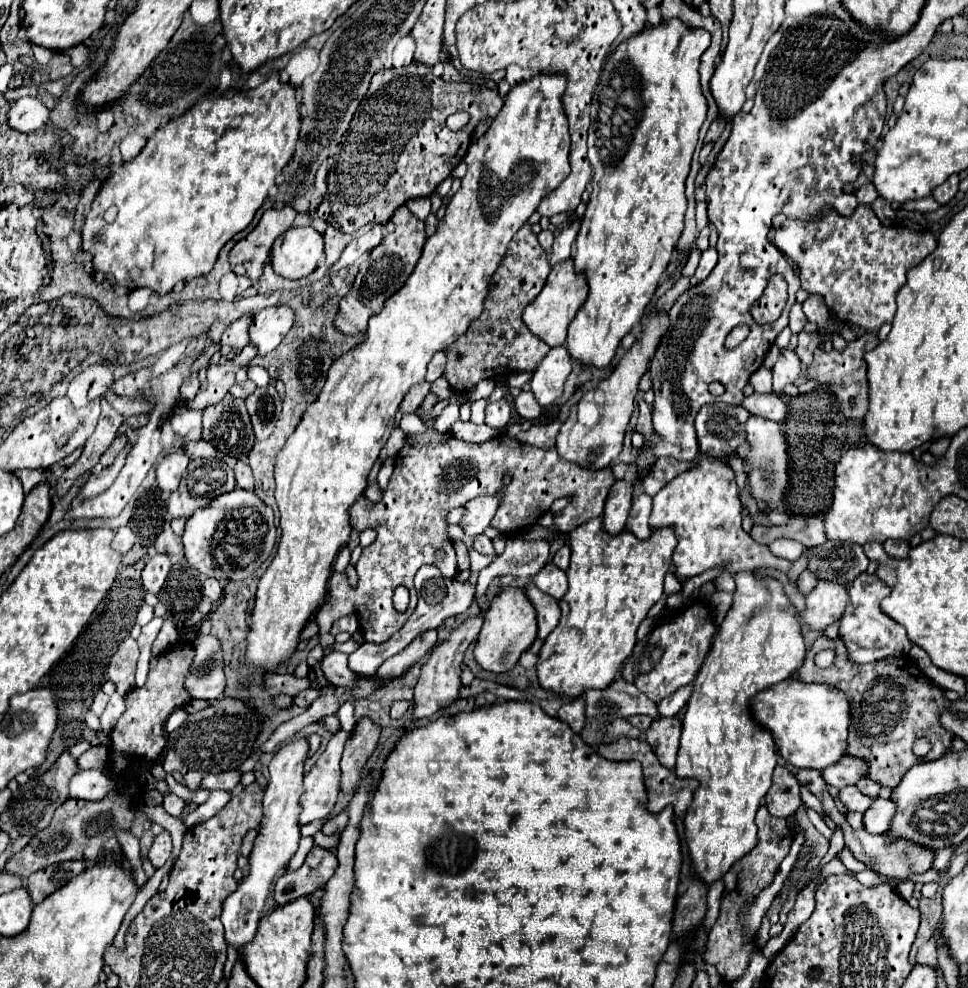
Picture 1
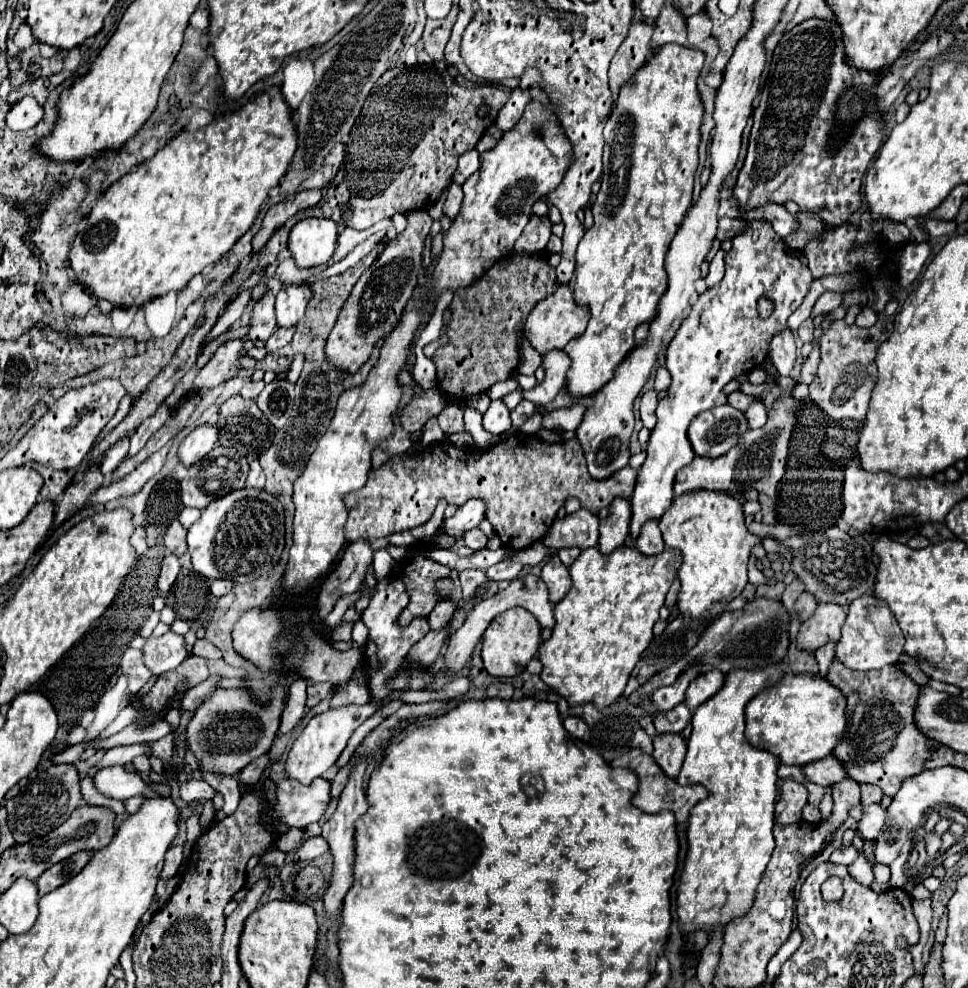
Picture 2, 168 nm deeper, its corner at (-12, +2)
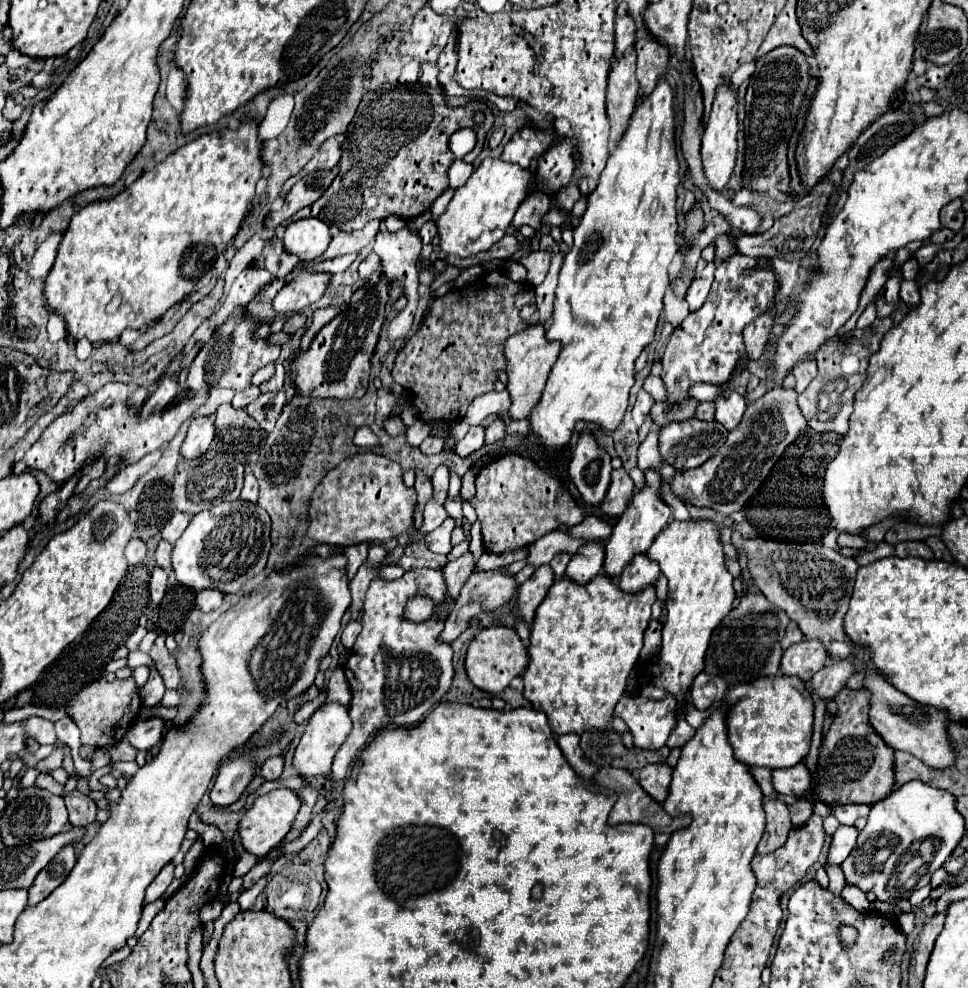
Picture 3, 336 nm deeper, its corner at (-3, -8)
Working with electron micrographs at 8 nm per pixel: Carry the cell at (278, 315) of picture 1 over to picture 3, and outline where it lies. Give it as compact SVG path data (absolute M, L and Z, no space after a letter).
M301 273L297 277L293 277L275 297L273 307L277 311L277 315L285 317L289 313L299 313L303 311L307 305L315 303L317 299L323 297L327 285L331 283L331 275L329 273Z

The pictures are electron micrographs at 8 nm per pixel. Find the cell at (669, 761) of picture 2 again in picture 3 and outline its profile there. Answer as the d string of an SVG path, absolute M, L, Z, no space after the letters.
M665 763L645 765L639 771L637 781L647 791L647 795L651 795L657 803L663 803L669 791L669 783L671 783L671 769Z

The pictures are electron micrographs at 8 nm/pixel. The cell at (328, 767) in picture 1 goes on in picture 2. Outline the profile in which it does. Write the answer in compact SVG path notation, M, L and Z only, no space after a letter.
M282 779L276 791L276 807L274 817L286 823L288 827L308 827L318 823L332 797L330 797L330 781L328 779L314 779L310 785L300 785L292 779Z

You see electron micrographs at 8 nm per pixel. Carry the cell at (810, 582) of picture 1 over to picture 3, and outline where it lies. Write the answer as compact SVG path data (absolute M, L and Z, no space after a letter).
M789 623L787 633L785 633L783 641L781 641L781 647L783 647L783 649L787 649L787 647L791 647L791 645L799 643L801 639L803 639L803 633L801 633L801 629L797 627L797 623Z

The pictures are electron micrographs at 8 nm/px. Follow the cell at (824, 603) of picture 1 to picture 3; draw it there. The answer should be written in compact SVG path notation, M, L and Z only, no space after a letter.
M801 641L797 645L791 645L781 659L781 673L783 675L795 675L801 681L809 681L825 663L829 661L829 655L819 641Z

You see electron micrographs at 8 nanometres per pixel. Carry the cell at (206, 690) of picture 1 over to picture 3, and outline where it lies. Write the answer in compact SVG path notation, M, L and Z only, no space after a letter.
M145 719L145 721L135 721L125 739L137 749L137 751L149 751L151 747L159 745L165 735L165 721L163 719Z

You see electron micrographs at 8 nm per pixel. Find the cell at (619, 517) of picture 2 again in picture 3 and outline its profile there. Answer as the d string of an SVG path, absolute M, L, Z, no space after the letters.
M591 541L573 555L573 559L565 569L565 577L585 585L589 583L589 579L601 573L603 559L605 559L605 541Z

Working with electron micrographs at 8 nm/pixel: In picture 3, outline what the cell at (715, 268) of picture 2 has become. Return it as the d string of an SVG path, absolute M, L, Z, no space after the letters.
M707 263L707 267L701 273L697 273L697 277L691 281L691 285L685 293L685 301L689 303L689 311L695 311L705 303L709 289L711 289L711 283L713 283L713 271L715 271L715 263Z

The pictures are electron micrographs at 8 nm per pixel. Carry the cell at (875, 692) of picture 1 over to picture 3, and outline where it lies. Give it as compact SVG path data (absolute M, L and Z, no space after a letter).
M841 689L835 697L837 717L829 733L823 739L819 759L817 759L817 777L813 777L813 787L807 799L797 799L789 805L789 815L795 827L807 823L813 811L813 801L819 799L825 805L845 805L845 803L867 803L873 805L885 799L895 785L893 777L893 749L883 743L883 739L869 727L869 691L859 689Z

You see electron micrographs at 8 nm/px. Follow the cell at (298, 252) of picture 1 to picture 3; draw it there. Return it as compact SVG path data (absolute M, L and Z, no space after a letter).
M315 217L291 221L283 237L285 249L305 263L317 259L327 249L329 241L331 241L329 227Z

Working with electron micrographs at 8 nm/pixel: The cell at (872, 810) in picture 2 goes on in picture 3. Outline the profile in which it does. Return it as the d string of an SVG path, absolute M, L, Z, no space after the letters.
M841 825L831 839L831 847L829 847L829 855L827 855L827 865L841 865L849 853L855 847L859 831L855 827L845 827Z

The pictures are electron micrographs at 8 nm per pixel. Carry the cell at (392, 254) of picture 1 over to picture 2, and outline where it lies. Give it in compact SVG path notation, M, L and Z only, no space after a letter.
M414 211L414 213L408 213L406 219L408 219L406 229L384 245L384 251L362 273L362 277L354 285L350 297L346 299L346 303L338 315L338 321L336 321L330 337L328 337L326 357L336 367L346 369L348 373L354 373L368 361L374 343L384 339L394 329L408 299L414 295L414 289L418 283L418 273L422 269L424 239L430 233L432 217L428 215L428 211Z

